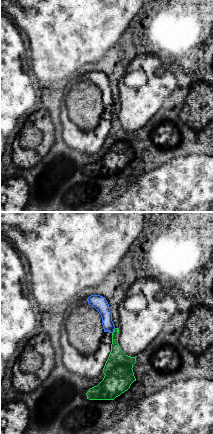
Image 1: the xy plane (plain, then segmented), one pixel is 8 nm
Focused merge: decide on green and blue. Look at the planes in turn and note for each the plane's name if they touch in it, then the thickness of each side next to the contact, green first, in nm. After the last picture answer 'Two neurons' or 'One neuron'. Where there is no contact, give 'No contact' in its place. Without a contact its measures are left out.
Touches green in xy. Thickness 170 nm (green) against 110 nm

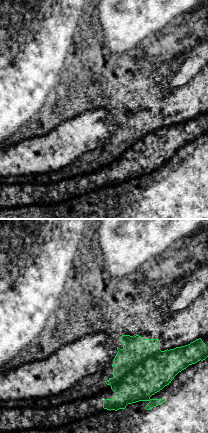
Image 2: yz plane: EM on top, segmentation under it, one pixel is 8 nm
No contact

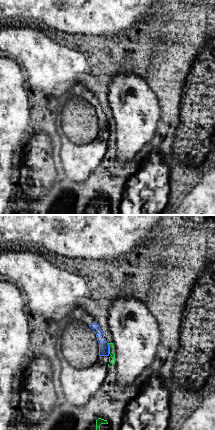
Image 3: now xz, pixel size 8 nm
Touches green in xz. Thickness 50 nm (green) against 80 nm

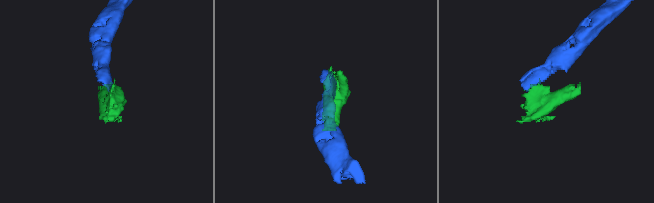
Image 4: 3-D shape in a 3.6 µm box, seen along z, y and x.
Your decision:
Two neurons

